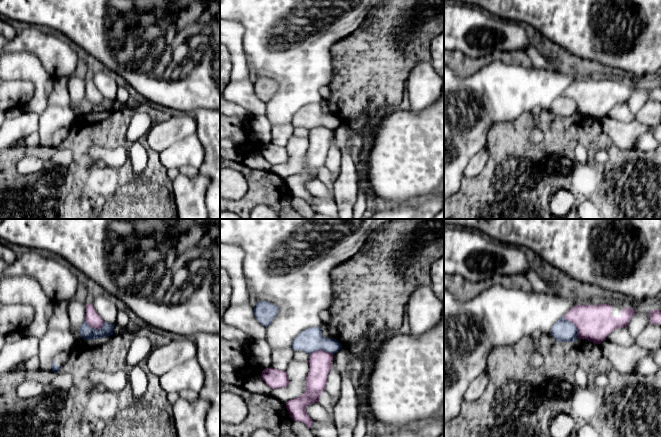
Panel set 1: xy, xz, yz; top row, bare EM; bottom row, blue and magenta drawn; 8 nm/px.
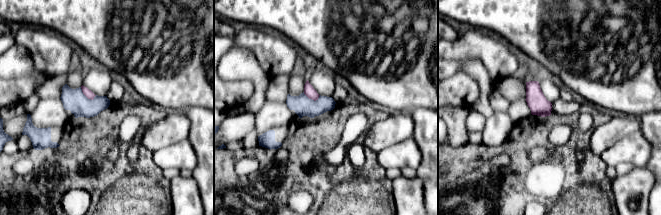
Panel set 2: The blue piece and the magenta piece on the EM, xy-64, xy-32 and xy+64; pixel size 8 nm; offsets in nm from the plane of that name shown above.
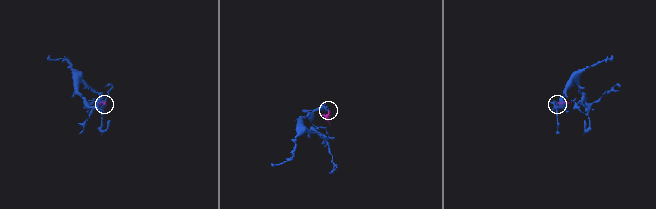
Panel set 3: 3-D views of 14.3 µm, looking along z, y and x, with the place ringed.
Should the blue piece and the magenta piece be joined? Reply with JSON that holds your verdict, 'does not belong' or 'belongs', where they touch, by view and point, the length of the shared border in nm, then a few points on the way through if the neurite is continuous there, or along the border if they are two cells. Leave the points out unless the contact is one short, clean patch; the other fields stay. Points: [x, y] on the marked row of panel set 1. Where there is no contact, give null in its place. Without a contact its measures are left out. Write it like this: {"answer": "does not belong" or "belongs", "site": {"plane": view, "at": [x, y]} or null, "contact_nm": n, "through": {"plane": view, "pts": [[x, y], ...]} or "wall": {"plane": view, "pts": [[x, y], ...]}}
{"answer": "does not belong", "site": {"plane": "yz", "at": [575, 326]}, "contact_nm": 220, "wall": {"plane": "yz", "pts": [[563, 316], [575, 326], [578, 337]]}}

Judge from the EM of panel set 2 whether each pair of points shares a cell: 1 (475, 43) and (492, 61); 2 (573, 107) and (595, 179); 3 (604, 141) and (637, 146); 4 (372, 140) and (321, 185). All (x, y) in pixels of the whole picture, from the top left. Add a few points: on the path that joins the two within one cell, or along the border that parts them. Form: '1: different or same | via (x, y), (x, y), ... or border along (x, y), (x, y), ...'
1: same | via (479, 47), (489, 57)
2: different | border along (576, 114), (554, 114), (552, 116)
3: different | border along (635, 130), (599, 154)
4: different | border along (365, 146), (376, 153)

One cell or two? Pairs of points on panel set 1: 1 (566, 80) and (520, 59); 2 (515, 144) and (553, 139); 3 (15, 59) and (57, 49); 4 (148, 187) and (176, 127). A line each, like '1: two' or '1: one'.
1: two
2: one
3: two
4: two

